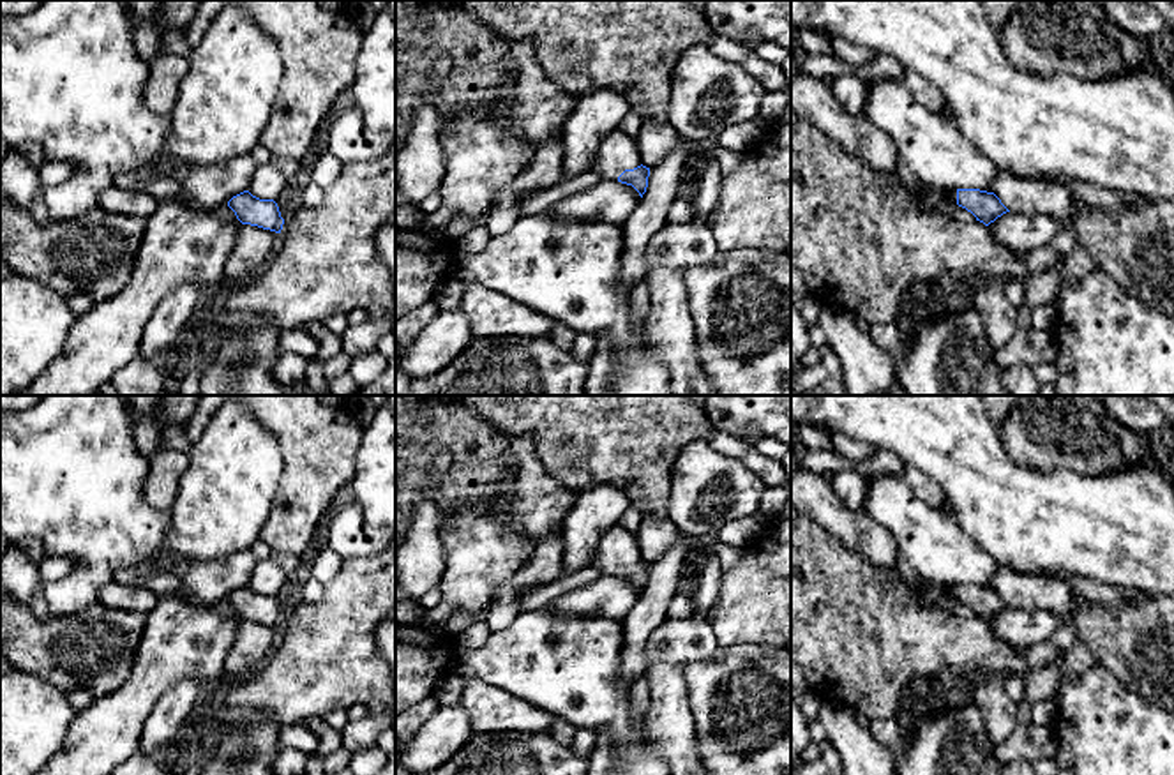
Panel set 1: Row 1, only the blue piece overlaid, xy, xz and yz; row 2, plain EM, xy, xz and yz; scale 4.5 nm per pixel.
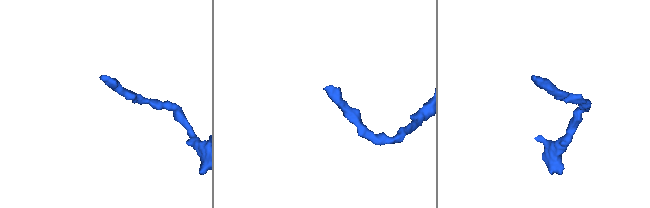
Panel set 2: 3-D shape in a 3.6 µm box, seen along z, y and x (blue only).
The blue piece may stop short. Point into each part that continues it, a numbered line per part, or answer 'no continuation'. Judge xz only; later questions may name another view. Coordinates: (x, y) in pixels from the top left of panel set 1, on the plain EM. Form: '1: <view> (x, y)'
1: xz (618, 548)

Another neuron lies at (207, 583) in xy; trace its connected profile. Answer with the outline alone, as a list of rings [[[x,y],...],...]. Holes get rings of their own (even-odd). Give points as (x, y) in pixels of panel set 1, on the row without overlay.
[[[245,549],[222,560],[189,565],[178,572],[182,588],[173,595],[201,607],[212,607],[247,586],[256,563],[252,551]]]

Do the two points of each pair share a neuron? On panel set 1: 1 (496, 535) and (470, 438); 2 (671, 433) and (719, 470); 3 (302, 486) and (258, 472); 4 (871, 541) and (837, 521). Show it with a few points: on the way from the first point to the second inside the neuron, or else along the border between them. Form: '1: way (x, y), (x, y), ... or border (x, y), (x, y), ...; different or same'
1: border (502, 458), (500, 489), (452, 521); different
2: border (708, 440), (692, 440), (678, 454), (671, 484); different
3: border (276, 438), (281, 449), (281, 475), (267, 519); different
4: way (862, 537), (846, 525); same

